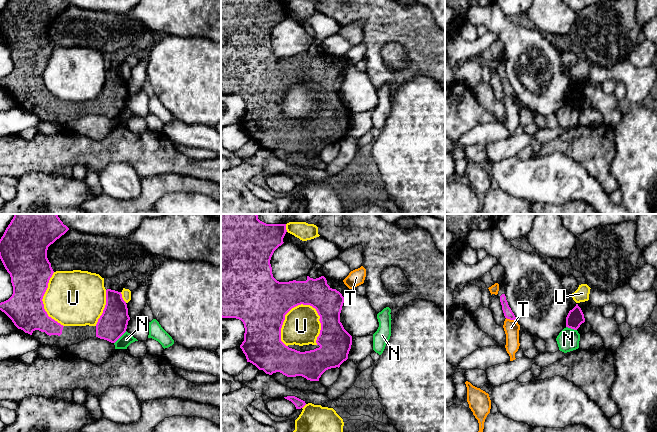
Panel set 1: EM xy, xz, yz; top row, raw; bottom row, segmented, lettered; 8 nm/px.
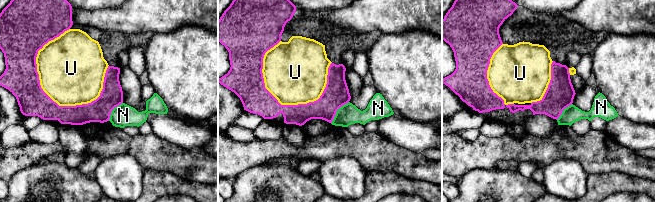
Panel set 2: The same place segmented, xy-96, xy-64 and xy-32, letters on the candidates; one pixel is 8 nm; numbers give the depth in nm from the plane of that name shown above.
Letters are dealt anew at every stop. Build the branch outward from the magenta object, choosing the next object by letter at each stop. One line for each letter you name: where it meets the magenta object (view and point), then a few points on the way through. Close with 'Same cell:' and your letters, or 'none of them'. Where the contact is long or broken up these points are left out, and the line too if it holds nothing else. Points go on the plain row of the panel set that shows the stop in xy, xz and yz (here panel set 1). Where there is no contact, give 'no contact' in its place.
Same cell: none of them

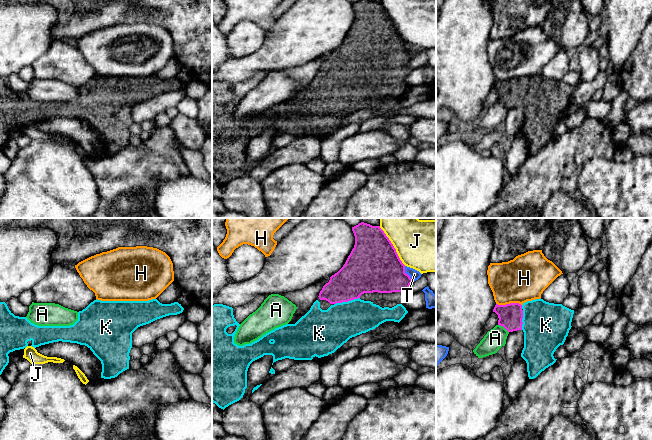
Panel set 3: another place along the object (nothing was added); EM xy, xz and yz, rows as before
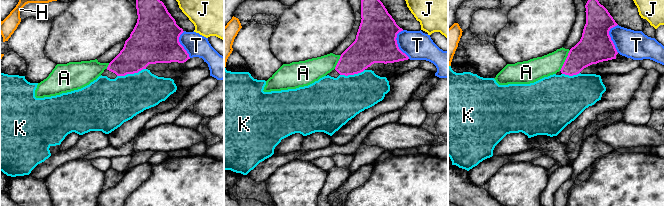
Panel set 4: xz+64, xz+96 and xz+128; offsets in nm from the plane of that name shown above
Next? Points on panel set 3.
K: xz (346, 77) | across xz (360, 50), (346, 64), (346, 77), (346, 89), (331, 104)
Same cell: K

